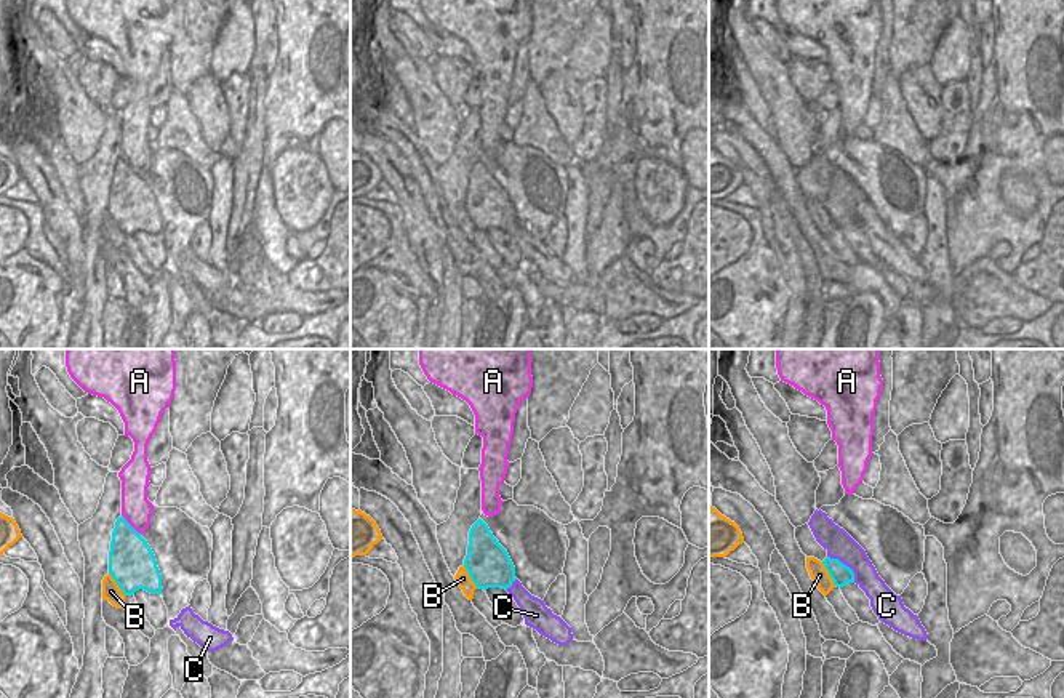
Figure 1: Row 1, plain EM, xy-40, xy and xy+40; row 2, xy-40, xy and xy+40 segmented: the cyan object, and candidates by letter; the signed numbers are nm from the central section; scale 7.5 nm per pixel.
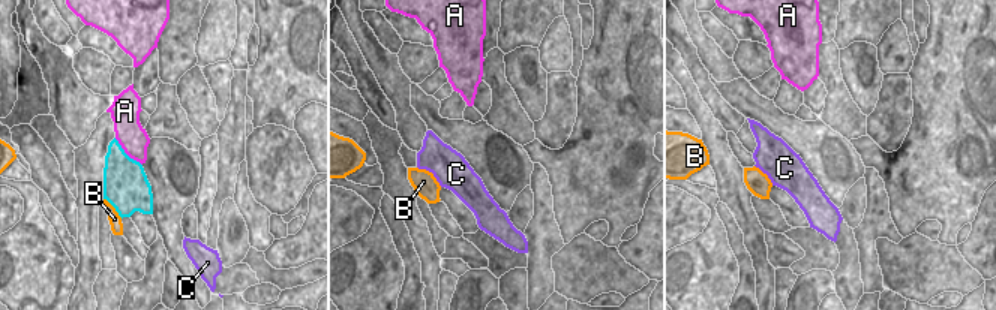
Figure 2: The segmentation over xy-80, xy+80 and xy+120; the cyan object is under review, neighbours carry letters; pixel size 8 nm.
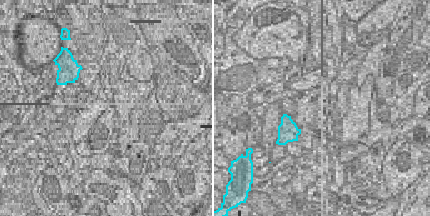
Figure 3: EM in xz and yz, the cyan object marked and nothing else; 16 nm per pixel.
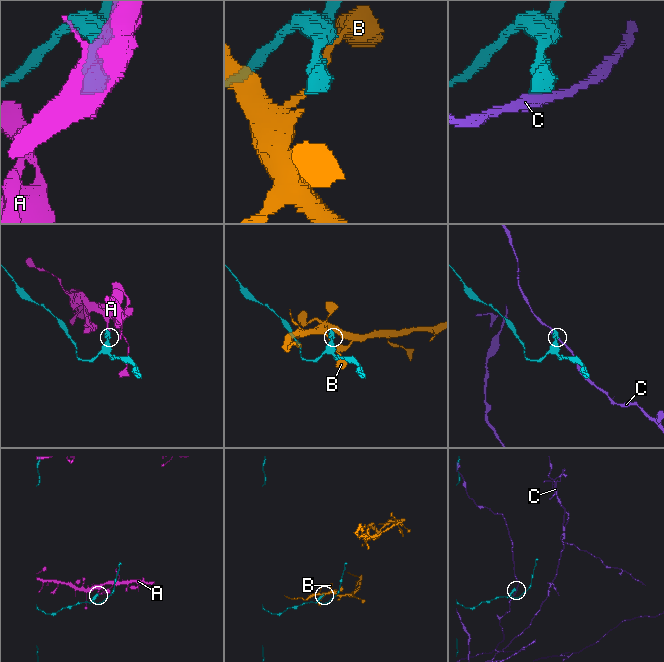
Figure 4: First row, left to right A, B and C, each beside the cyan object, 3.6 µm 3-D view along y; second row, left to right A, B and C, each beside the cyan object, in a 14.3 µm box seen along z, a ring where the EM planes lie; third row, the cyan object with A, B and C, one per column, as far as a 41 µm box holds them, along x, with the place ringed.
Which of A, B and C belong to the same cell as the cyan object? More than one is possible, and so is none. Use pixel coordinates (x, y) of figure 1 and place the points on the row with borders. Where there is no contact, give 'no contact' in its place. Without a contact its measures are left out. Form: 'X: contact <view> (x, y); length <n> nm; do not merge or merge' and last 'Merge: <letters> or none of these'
A: contact xy-40 (130, 525); length 220 nm; do not merge
B: contact xy (469, 575); length 220 nm; do not merge
C: contact xy+40 (844, 564); length 300 nm; do not merge
Merge: none of these

